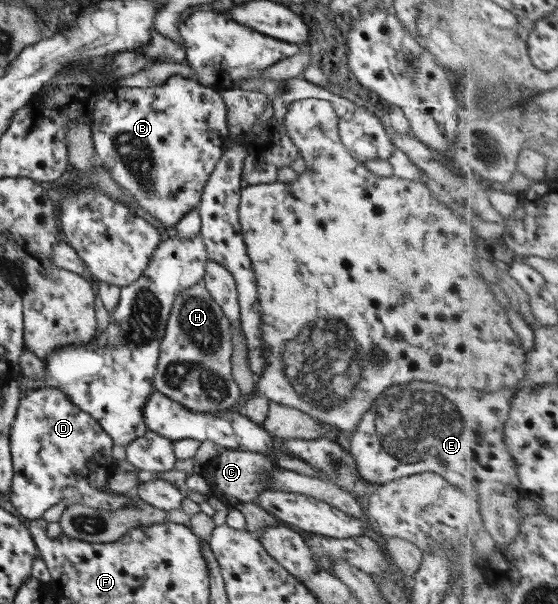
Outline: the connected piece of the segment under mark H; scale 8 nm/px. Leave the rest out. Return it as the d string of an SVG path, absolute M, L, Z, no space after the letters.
M204 280L175 298L166 333L159 345L159 360L153 389L193 413L229 411L239 399L240 388L232 375L230 322L221 307L211 298Z

